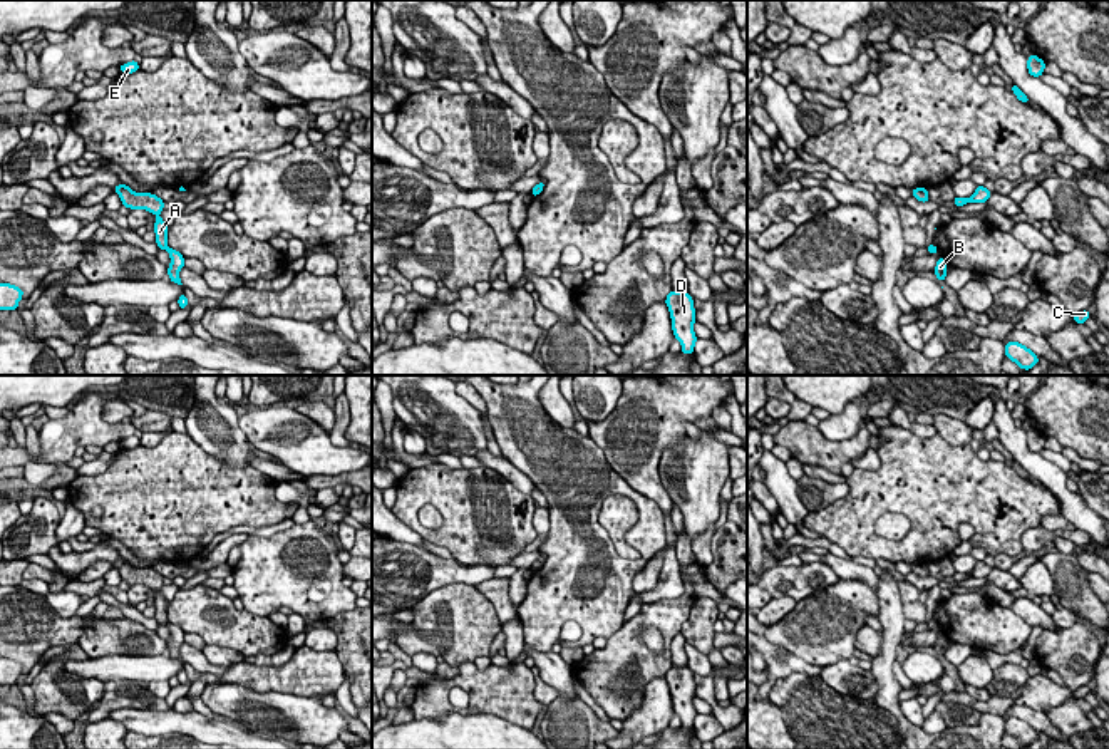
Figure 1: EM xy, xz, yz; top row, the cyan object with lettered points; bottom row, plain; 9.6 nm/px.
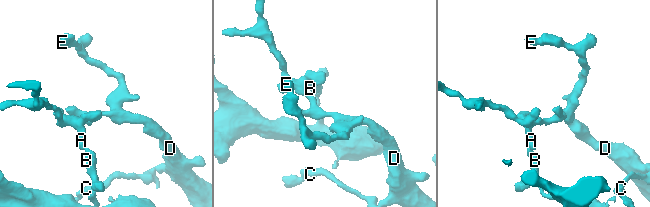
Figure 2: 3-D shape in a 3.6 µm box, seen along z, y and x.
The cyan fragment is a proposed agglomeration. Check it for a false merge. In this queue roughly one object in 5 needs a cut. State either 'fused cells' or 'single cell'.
fused cells

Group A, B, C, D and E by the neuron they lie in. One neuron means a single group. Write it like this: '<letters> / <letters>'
A C D E / B

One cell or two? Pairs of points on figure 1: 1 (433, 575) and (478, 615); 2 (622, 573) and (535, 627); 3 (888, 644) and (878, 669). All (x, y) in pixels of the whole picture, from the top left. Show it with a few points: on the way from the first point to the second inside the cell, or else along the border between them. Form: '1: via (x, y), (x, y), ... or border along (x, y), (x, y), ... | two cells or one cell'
1: border along (473, 585), (443, 585), (411, 607) | two cells
2: via (600, 595), (592, 602), (557, 605) | one cell
3: via (888, 650), (883, 662) | one cell

